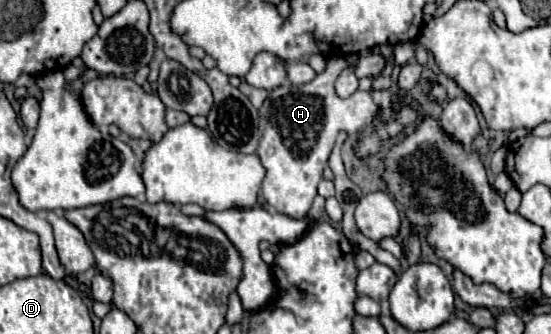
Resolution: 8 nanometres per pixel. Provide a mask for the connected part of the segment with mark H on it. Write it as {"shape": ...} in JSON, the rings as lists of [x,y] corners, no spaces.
{"shape":[[[330,58],[326,62],[326,70],[312,82],[302,86],[282,84],[280,88],[272,90],[262,104],[262,138],[256,152],[266,168],[262,196],[278,214],[306,218],[316,196],[316,186],[322,180],[322,170],[336,144],[338,132],[346,130],[348,134],[354,134],[370,126],[378,116],[378,106],[374,104],[370,92],[358,90],[344,100],[334,92],[334,80],[344,70],[344,66],[344,58]]]}

